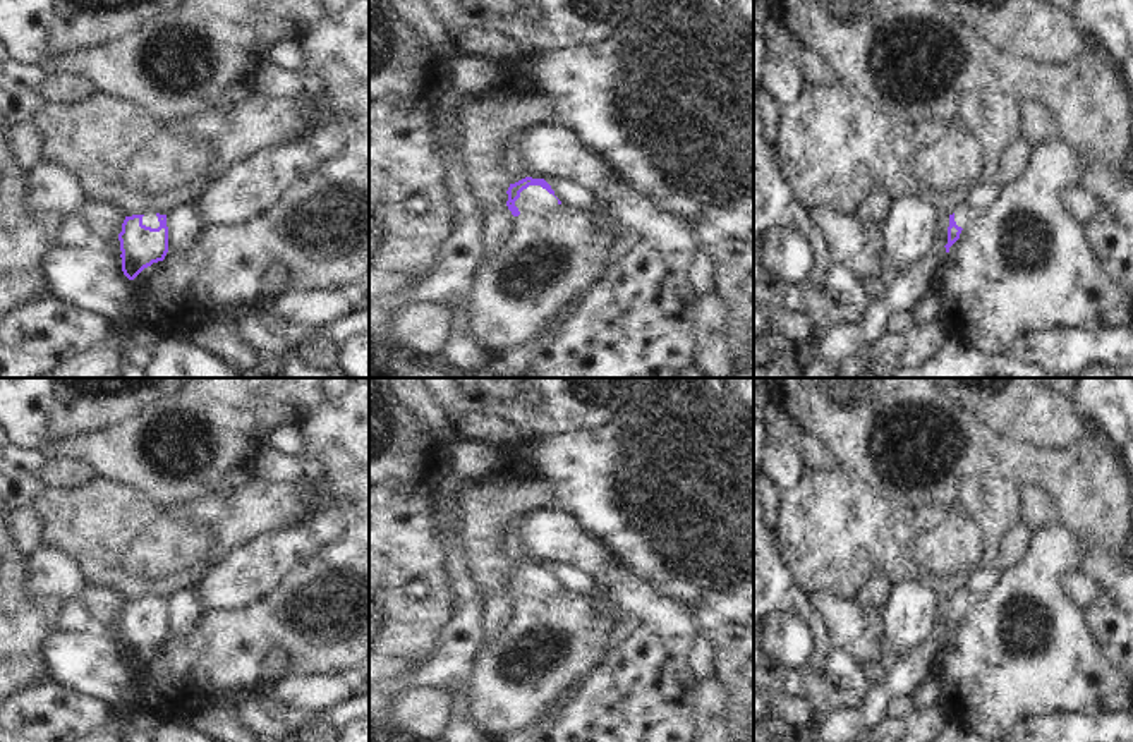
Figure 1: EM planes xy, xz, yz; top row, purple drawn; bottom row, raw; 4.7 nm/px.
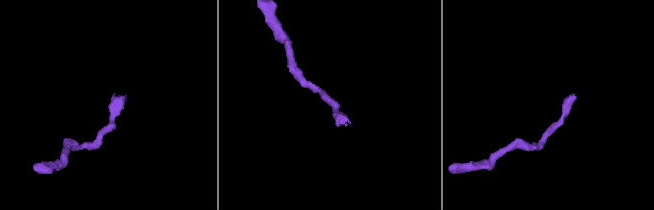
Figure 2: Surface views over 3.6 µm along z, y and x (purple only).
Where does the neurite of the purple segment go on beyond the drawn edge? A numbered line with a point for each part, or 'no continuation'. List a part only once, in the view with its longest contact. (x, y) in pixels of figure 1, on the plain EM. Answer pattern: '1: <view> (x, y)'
1: xz (534, 586)

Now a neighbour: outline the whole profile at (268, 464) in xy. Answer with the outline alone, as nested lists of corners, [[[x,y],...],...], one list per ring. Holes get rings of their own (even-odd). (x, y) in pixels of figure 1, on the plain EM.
[[[263,445],[261,450],[249,462],[254,477],[264,479],[271,484],[287,483],[294,471],[297,469],[297,462],[280,453],[278,450]]]

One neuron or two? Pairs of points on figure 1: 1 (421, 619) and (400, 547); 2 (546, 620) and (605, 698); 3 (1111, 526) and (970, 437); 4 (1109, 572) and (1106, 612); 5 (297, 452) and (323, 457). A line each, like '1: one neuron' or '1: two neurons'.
1: one neuron
2: two neurons
3: one neuron
4: one neuron
5: two neurons

